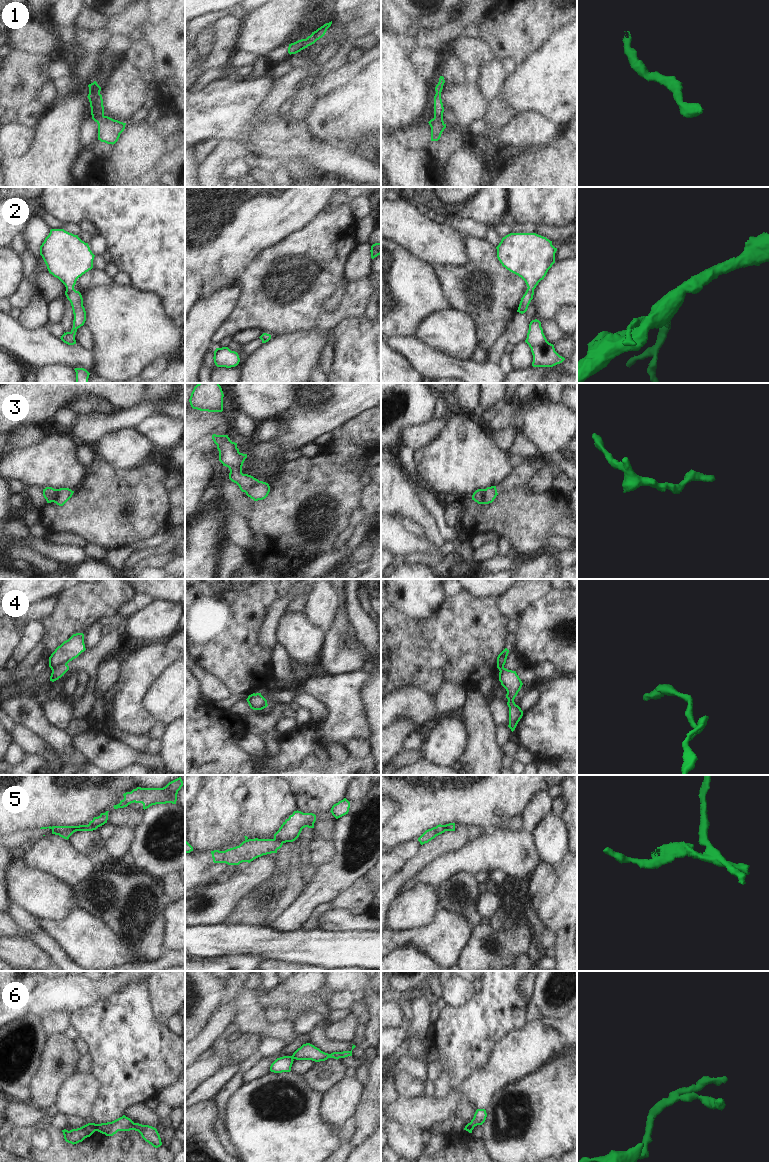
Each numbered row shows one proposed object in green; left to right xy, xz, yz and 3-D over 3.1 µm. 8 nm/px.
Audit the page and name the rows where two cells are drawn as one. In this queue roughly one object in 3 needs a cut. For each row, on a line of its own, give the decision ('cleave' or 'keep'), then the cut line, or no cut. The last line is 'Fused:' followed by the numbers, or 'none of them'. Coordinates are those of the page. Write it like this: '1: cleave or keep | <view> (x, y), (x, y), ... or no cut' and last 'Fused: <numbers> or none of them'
1: keep | no cut
2: keep | no cut
3: keep | no cut
4: cleave | xy (66, 663), (51, 668)
5: cleave | xz (274, 838), (278, 838), (283, 842)
6: cleave | xy (95, 1124), (97, 1130)
Fused: 4, 5, 6

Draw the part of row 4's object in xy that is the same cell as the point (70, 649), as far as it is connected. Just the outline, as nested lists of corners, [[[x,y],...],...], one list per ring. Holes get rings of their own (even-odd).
[[[73,634],[68,640],[58,646],[49,657],[49,667],[59,667],[68,664],[86,650],[84,634]]]

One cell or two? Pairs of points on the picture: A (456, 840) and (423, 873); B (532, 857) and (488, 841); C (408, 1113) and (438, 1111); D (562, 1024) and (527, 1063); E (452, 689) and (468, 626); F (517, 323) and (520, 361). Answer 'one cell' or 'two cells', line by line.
A: two cells
B: one cell
C: one cell
D: two cells
E: two cells
F: two cells

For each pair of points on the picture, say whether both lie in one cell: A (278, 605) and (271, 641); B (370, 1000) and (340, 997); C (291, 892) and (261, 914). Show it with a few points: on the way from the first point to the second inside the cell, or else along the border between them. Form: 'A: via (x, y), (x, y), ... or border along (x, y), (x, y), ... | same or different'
A: via (275, 614), (270, 623), (270, 632) | same
B: border along (336, 991), (349, 991), (352, 994) | different
C: border along (274, 905), (260, 925) | different

